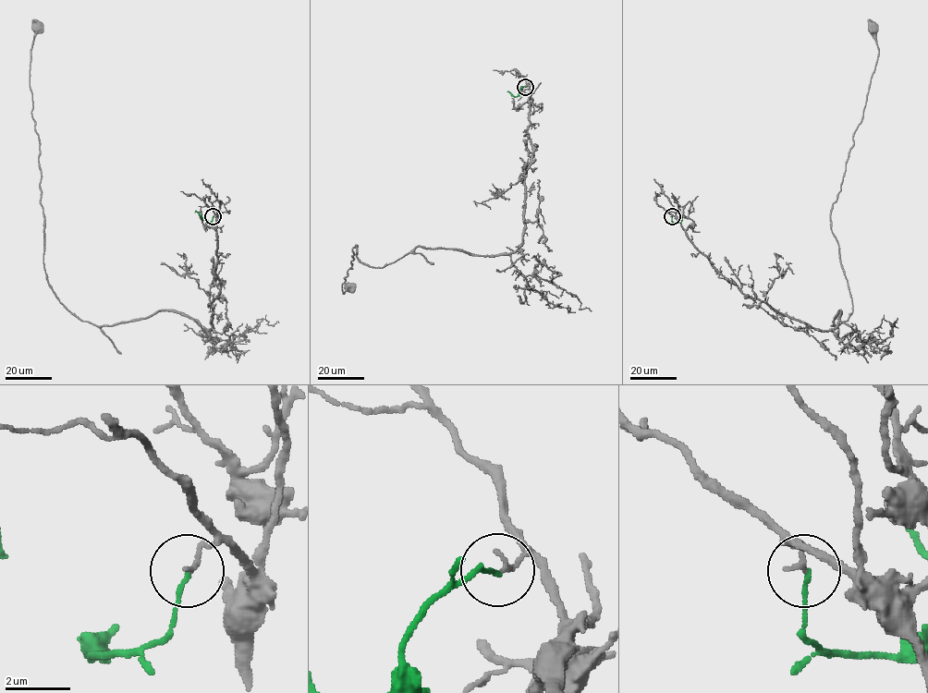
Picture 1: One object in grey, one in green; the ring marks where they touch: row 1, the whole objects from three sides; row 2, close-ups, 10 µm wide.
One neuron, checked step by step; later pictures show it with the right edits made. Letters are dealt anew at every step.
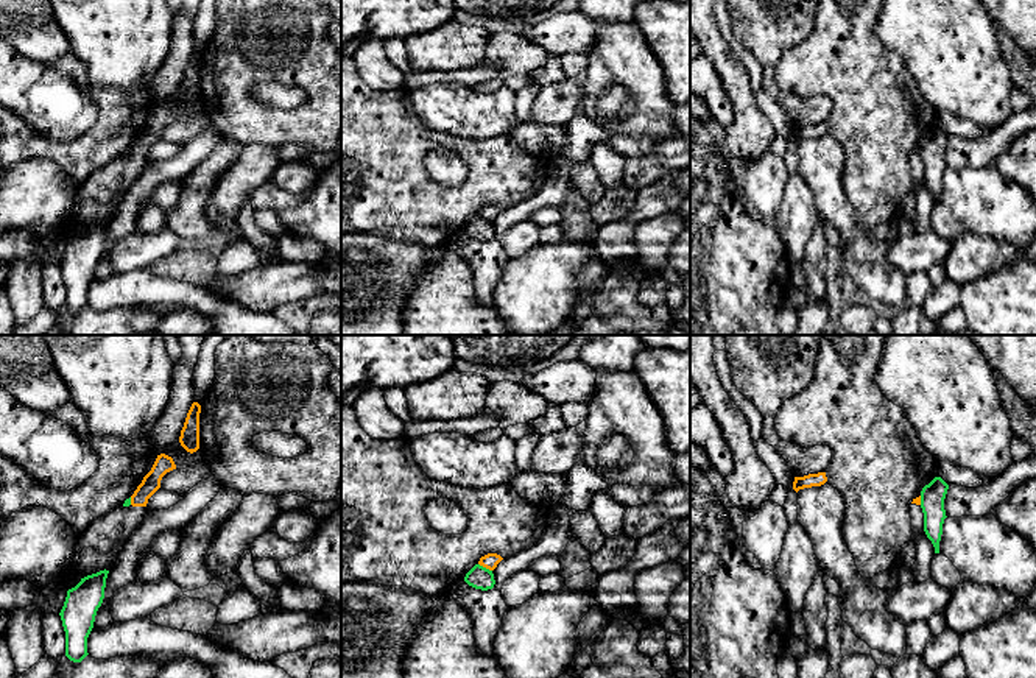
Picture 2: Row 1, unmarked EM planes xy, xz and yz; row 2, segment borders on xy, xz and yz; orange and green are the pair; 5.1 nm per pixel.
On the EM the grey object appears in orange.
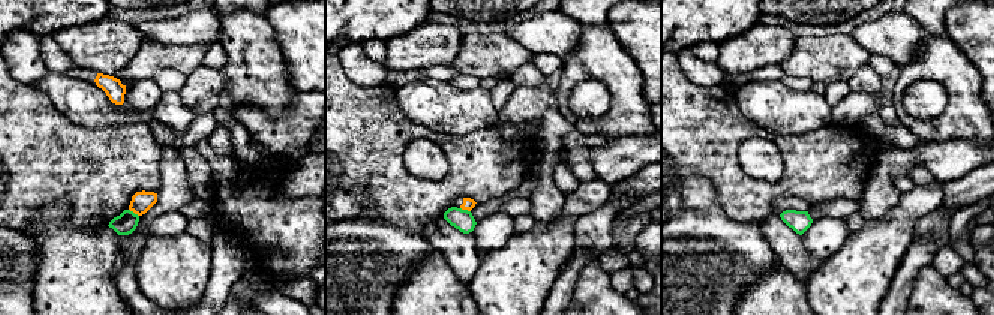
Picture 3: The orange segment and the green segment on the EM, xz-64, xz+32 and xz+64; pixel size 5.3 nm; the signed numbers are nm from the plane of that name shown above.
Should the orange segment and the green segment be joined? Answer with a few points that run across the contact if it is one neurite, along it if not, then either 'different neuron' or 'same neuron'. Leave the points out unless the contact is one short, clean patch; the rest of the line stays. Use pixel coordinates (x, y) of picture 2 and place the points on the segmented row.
line xz (479, 563), (491, 571); different neuron

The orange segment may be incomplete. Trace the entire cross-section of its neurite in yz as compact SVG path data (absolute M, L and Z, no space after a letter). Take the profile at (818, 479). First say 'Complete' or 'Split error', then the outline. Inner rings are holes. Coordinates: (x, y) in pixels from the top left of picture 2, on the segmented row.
Complete. M826 472L809 474L804 477L795 477L793 489L798 493L804 488L821 486L827 482Z

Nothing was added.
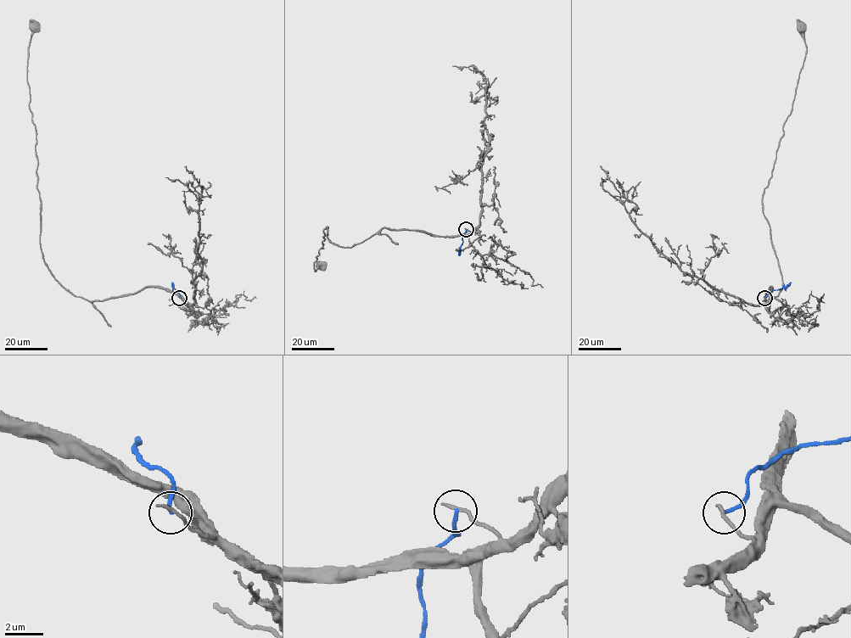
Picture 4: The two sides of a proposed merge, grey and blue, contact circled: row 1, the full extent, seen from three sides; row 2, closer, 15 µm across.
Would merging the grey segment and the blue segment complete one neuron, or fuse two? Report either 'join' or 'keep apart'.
keep apart

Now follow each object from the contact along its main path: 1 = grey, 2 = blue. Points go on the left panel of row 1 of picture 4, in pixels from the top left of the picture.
1: (179, 297), (183, 300), (145, 287), (88, 301), (67, 291), (45, 264), (27, 81), (28, 46), (36, 29)
2: (179, 298), (172, 282)

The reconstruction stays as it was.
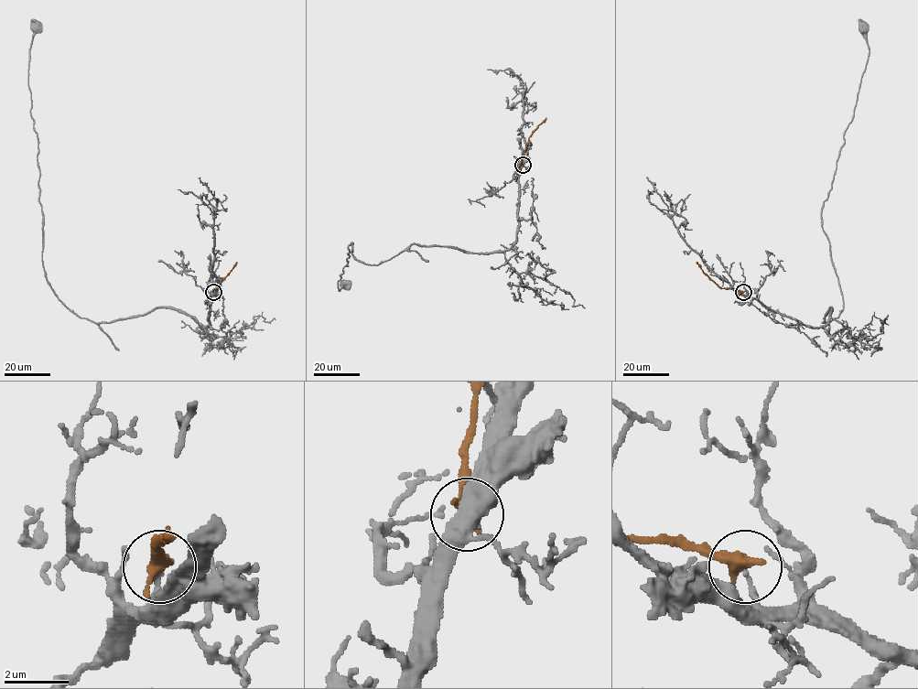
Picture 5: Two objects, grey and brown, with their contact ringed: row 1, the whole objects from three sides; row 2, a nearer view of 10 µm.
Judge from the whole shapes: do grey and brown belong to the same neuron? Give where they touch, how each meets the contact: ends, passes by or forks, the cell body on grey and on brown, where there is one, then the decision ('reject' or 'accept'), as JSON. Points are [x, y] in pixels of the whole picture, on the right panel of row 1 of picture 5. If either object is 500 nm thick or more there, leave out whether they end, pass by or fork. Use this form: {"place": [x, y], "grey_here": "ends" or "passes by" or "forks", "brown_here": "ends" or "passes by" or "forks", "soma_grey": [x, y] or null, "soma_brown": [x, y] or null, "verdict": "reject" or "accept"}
{"place": [743, 292], "soma_grey": [863, 27], "soma_brown": null, "verdict": "reject"}

